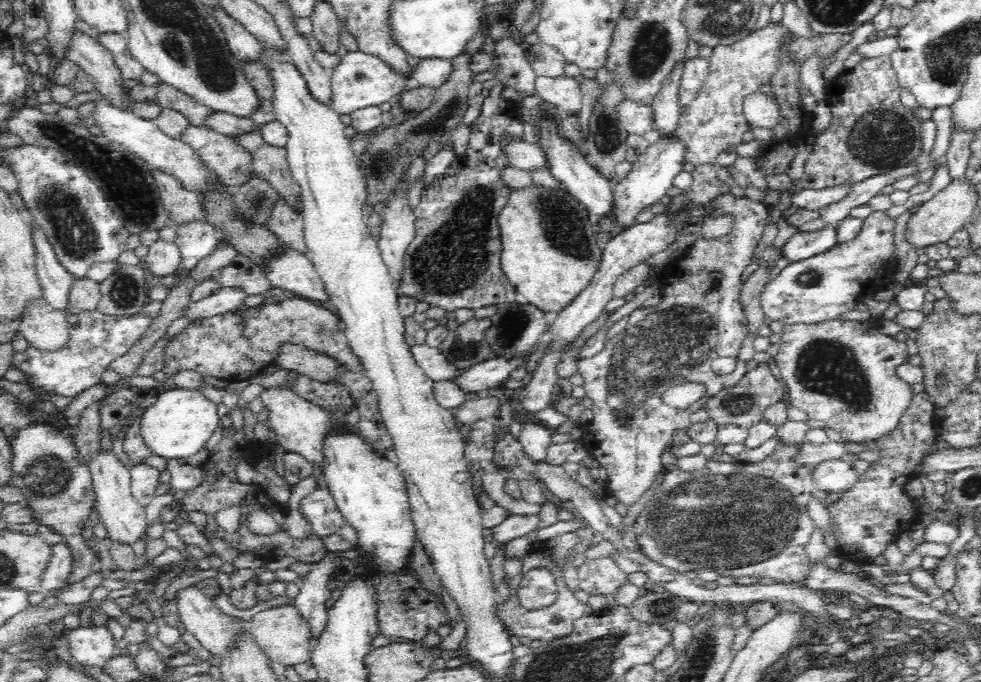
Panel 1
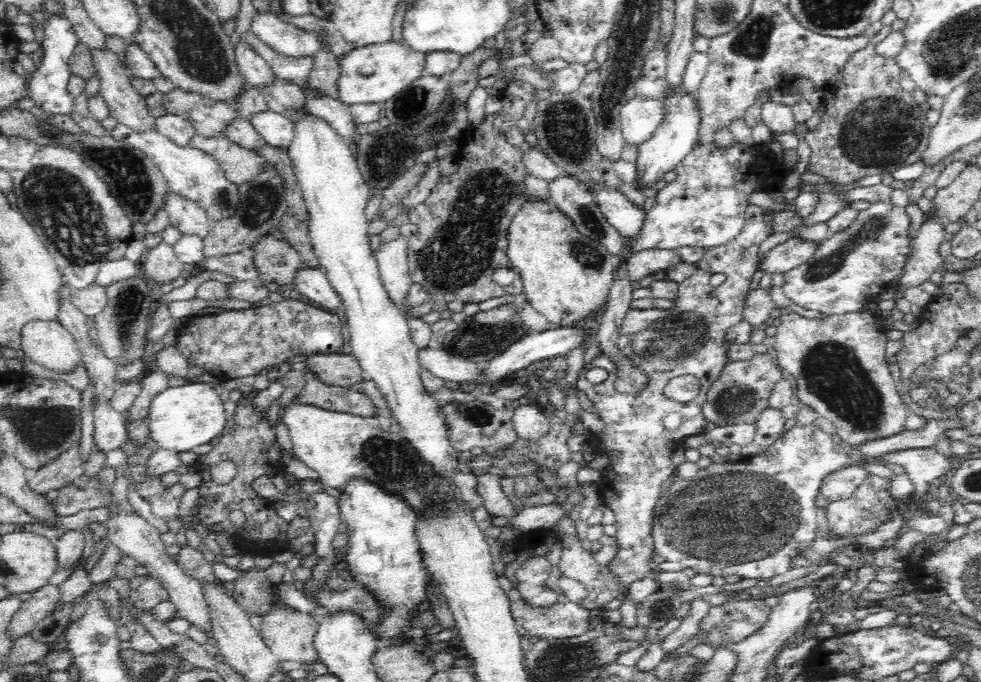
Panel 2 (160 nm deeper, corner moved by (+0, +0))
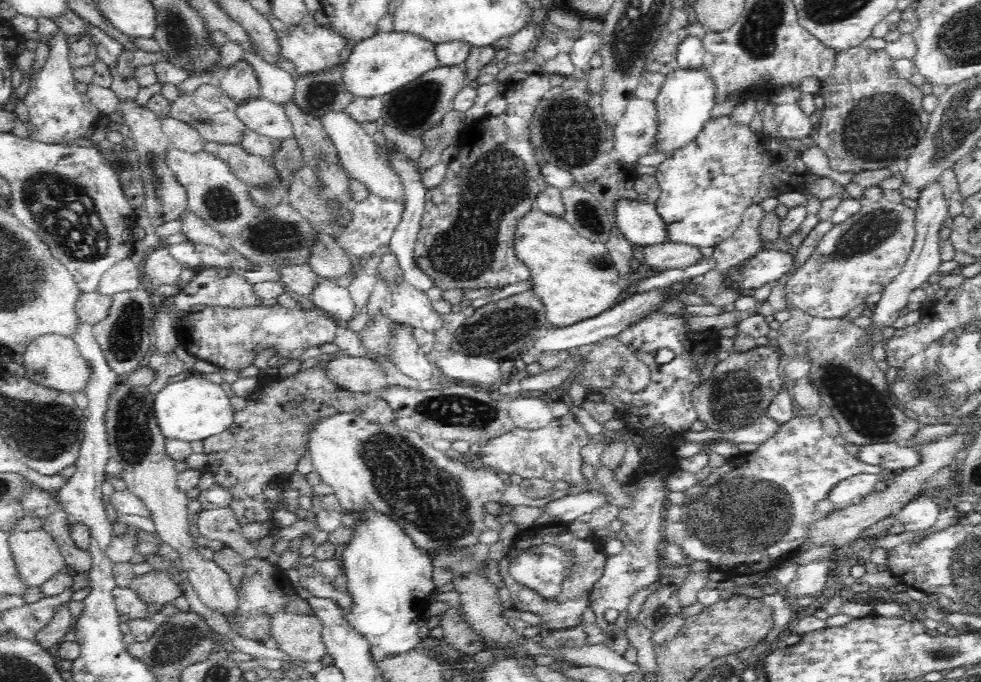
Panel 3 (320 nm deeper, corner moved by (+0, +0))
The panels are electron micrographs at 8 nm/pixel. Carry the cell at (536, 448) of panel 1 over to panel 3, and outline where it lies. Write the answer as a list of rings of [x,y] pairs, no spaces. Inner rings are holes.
[[[515,395],[509,401],[509,415],[515,428],[537,431],[550,424],[554,416],[548,403],[538,397],[520,397]]]

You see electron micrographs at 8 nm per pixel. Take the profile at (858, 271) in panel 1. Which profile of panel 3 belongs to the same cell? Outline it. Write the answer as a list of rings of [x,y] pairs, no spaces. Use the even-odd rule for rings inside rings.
[[[885,199],[878,202],[862,203],[860,211],[849,217],[844,223],[835,225],[820,240],[812,255],[796,269],[785,282],[785,294],[789,301],[799,310],[810,316],[830,319],[846,317],[864,300],[876,292],[882,293],[884,288],[902,272],[906,260],[914,246],[916,236],[915,210],[895,201]]]

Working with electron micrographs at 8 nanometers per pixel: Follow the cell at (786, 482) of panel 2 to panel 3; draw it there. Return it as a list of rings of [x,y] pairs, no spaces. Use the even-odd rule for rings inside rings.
[[[816,414],[808,415],[804,417],[794,417],[792,420],[788,420],[786,424],[782,424],[777,428],[777,431],[769,436],[764,442],[758,445],[758,449],[752,453],[746,454],[736,454],[732,456],[727,464],[724,464],[721,468],[716,468],[713,470],[710,476],[706,476],[704,480],[700,480],[687,488],[684,491],[686,494],[685,500],[680,500],[680,504],[672,504],[672,500],[668,499],[668,504],[664,503],[664,512],[661,516],[661,532],[662,535],[662,552],[665,551],[665,545],[676,544],[680,546],[682,554],[686,560],[696,560],[696,562],[706,562],[711,570],[722,571],[726,575],[732,576],[757,576],[760,572],[772,571],[784,562],[790,560],[794,554],[799,551],[800,546],[806,543],[808,540],[808,534],[810,534],[810,526],[816,522],[817,519],[821,518],[821,515],[816,513],[816,503],[820,500],[827,498],[828,491],[835,485],[838,484],[844,478],[850,476],[856,476],[860,473],[876,474],[884,482],[888,480],[891,476],[884,468],[874,467],[865,464],[862,460],[859,460],[857,455],[852,455],[844,449],[845,445],[838,445],[834,437],[828,436],[828,432],[825,432],[822,428],[822,423],[820,417]]]

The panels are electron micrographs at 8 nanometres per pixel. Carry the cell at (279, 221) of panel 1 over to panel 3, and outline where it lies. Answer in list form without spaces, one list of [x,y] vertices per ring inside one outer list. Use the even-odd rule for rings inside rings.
[[[317,231],[315,238],[307,264],[317,276],[338,279],[353,271],[351,258],[338,246],[334,238]]]

